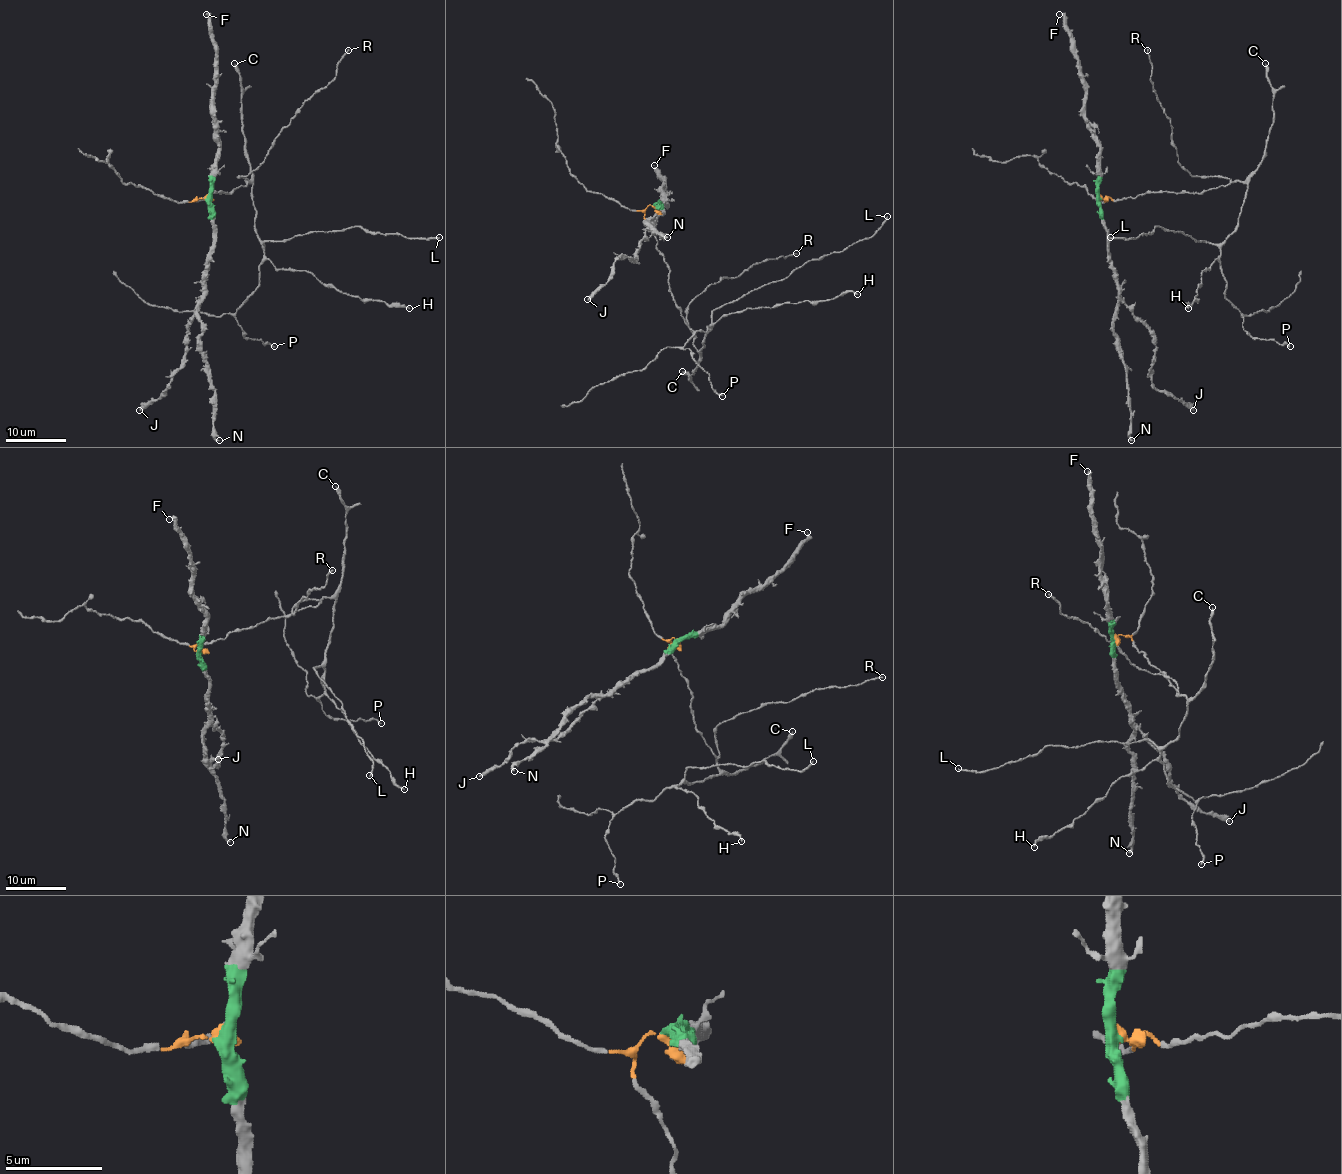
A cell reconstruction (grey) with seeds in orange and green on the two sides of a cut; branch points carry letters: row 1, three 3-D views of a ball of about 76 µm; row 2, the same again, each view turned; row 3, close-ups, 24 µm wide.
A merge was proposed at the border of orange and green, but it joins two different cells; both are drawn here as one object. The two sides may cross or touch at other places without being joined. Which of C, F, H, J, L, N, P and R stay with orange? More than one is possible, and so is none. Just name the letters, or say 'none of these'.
C, H, L, P, R

